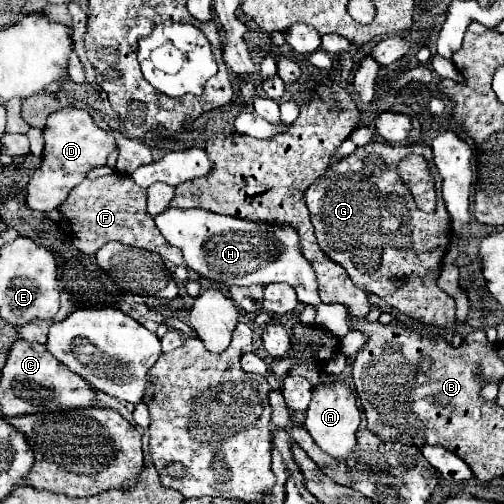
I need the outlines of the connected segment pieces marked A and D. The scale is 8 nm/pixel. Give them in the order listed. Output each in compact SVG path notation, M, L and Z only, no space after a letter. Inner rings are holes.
M333 381L333 383L319 383L317 387L313 387L313 397L307 409L307 417L305 417L305 429L309 431L309 435L313 437L313 441L331 457L343 459L349 457L349 453L355 447L355 431L359 427L359 419L361 411L357 407L355 401L355 393L353 389L343 383L343 381Z
M65 107L51 113L45 123L43 135L43 163L29 181L27 205L35 211L53 211L67 199L69 191L85 179L87 171L107 163L109 153L115 149L115 139L109 131L97 127L85 109L75 107Z

